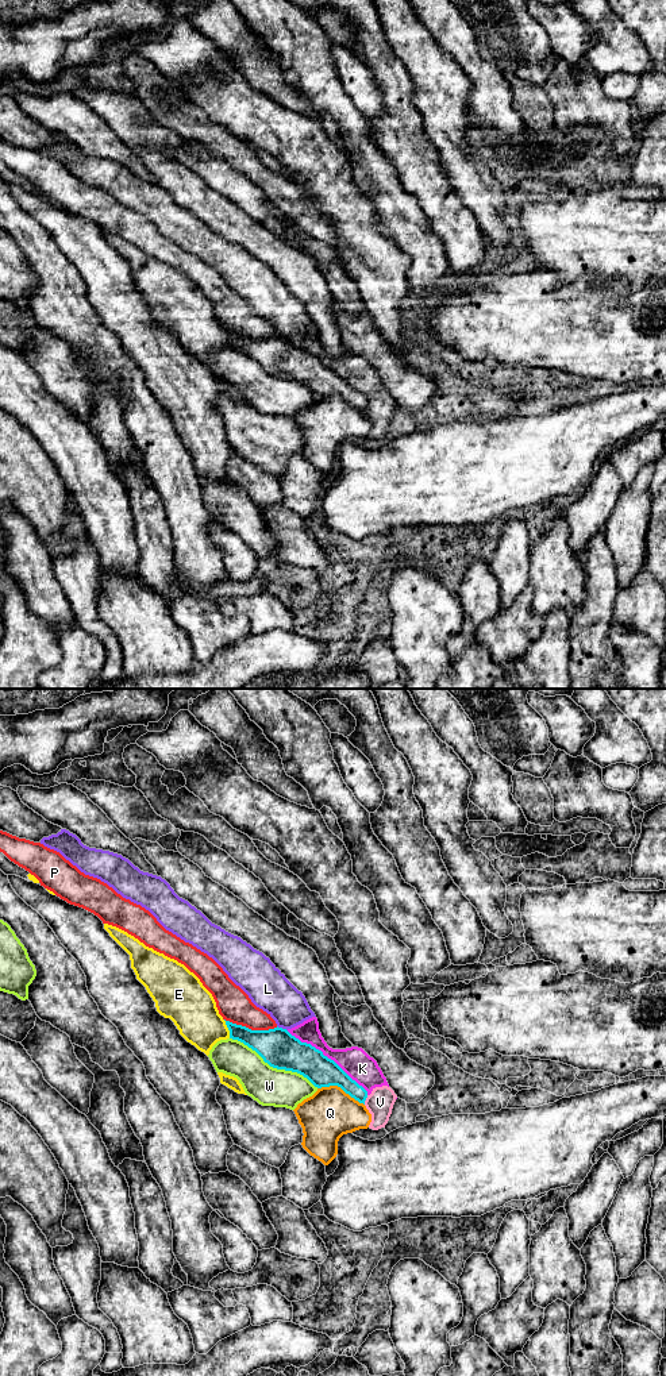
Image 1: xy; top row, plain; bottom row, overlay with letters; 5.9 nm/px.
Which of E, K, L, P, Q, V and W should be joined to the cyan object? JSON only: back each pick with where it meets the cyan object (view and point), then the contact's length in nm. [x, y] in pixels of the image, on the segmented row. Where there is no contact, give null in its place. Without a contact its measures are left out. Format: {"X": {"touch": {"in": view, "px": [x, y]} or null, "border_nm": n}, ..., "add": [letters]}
{"add": []}

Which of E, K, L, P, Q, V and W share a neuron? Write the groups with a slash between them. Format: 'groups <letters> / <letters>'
groups E / K V / L / P / Q / W

